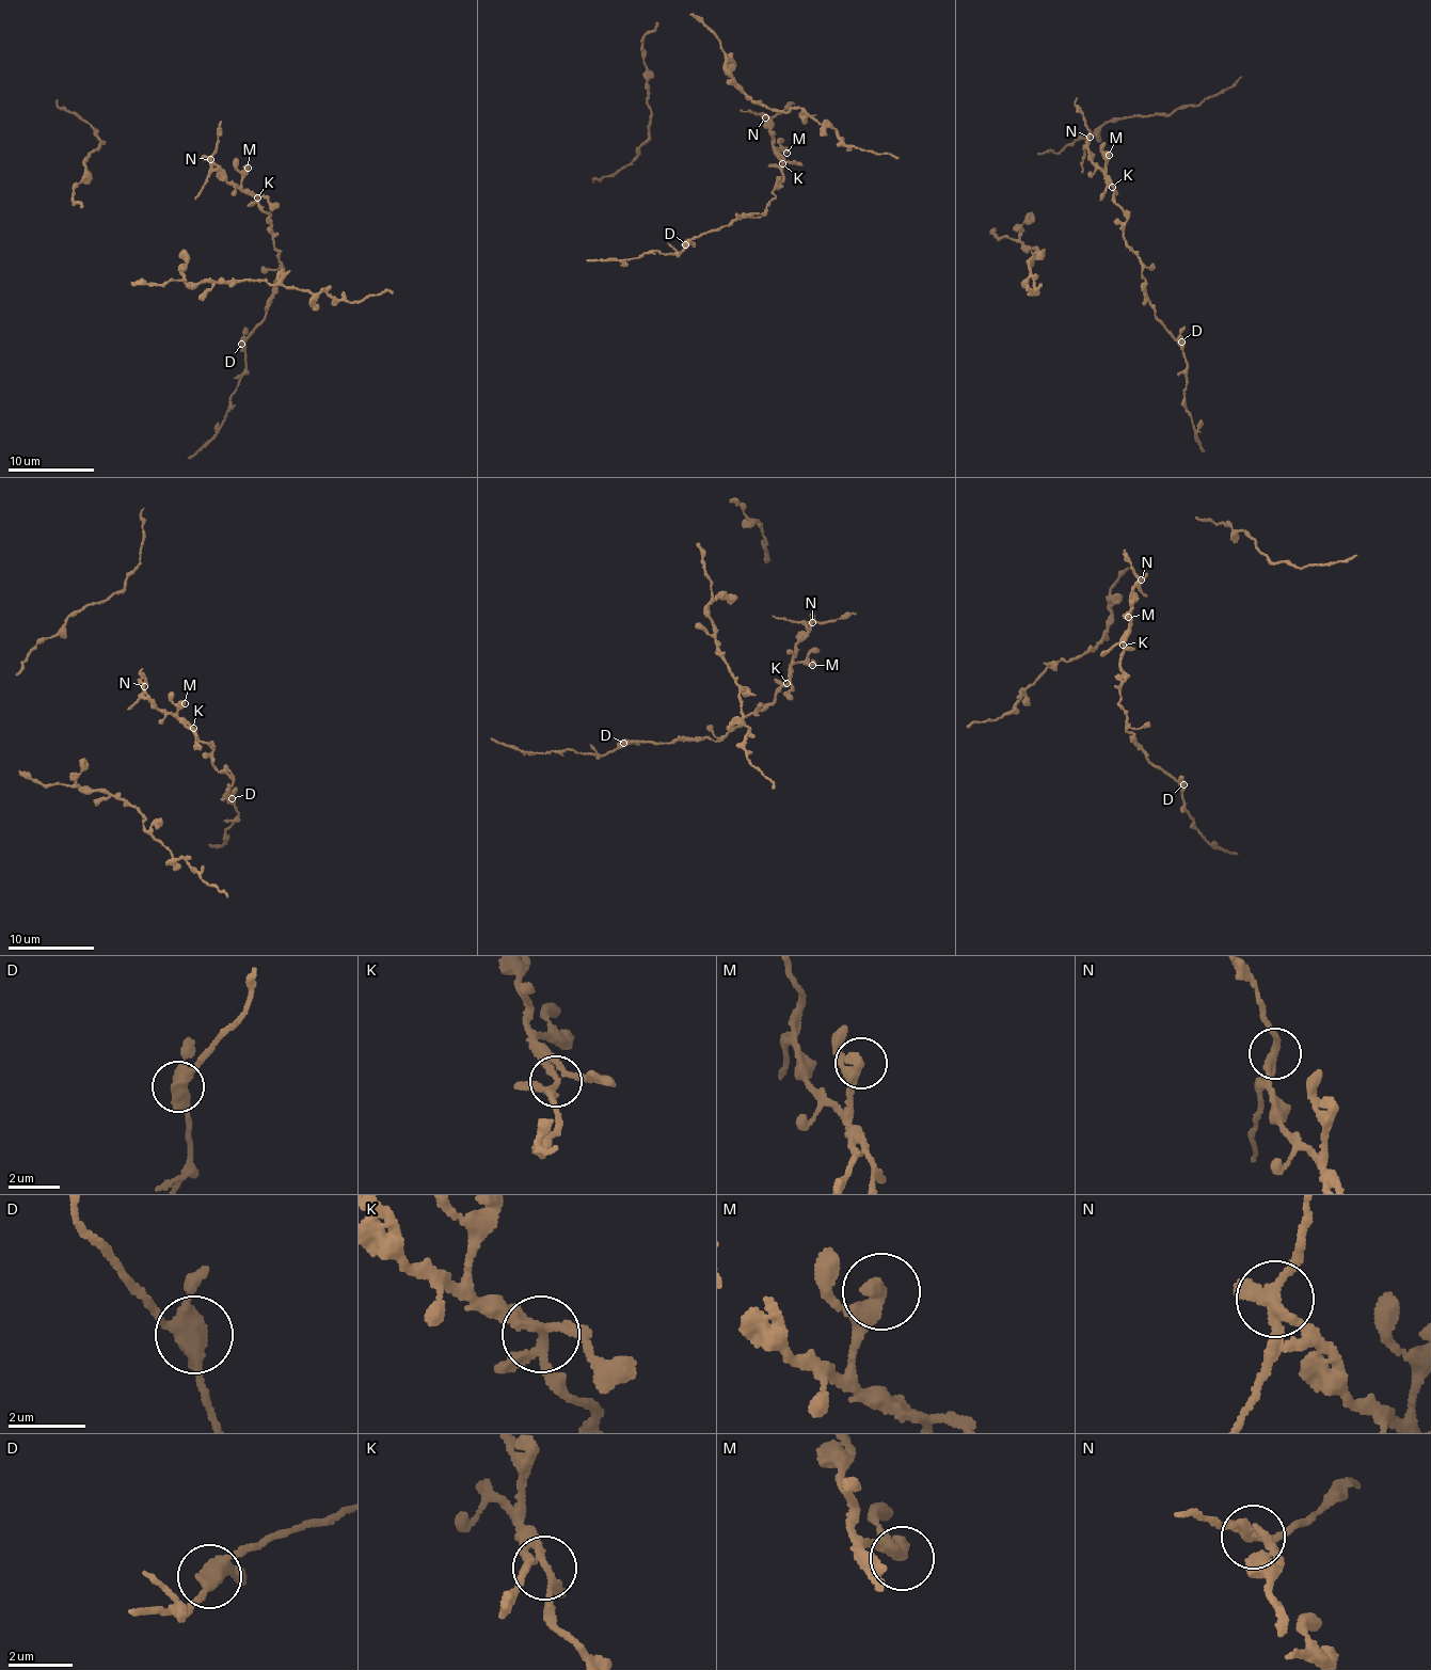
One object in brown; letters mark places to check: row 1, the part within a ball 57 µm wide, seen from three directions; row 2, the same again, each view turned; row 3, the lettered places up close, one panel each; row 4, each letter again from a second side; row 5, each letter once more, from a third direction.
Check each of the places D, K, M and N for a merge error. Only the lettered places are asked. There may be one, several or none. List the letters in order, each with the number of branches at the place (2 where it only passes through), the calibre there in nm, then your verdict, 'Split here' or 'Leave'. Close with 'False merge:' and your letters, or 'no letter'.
D: Branches: 3. Thickness 400 nm. Leave
K: Branches: 4. Thickness 240 nm. Leave
M: Branches: 2. Thickness 340 nm. Leave
N: Branches: 2. Thickness 320 nm. Split here
False merge: N

